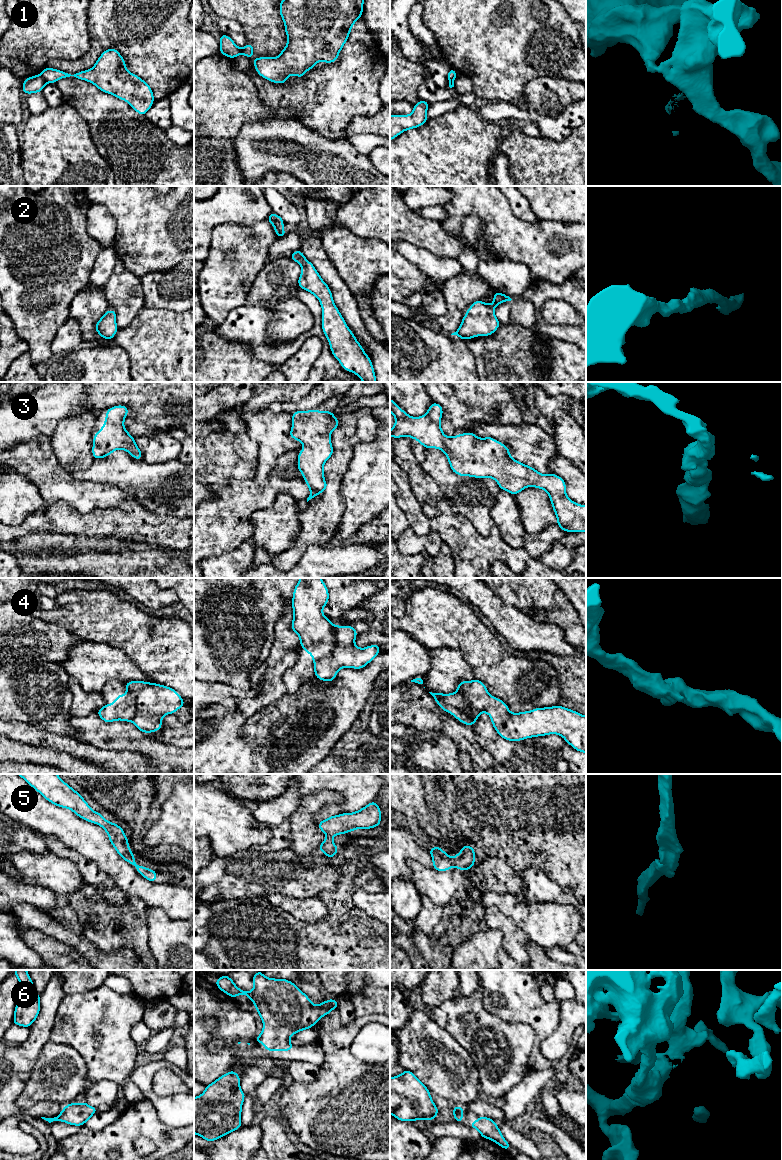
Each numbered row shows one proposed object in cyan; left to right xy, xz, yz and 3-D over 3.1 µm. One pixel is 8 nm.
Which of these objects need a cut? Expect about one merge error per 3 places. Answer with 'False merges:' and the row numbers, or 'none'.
False merges: 1, 4

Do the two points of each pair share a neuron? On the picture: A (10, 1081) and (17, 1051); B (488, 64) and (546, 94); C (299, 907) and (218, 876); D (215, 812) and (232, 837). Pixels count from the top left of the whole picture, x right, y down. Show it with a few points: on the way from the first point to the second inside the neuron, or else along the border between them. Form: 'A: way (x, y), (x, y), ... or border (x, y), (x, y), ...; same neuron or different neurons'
A: way (10, 1074), (10, 1066), (17, 1058); same neuron
B: border (548, 76), (532, 78), (525, 85), (523, 96); different neurons
C: border (289, 895), (266, 893), (263, 896); different neurons
D: way (221, 818), (232, 831); same neuron

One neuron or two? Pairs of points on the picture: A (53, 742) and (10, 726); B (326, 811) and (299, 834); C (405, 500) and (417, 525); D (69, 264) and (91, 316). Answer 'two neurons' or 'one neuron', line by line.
A: one neuron
B: two neurons
C: one neuron
D: two neurons

